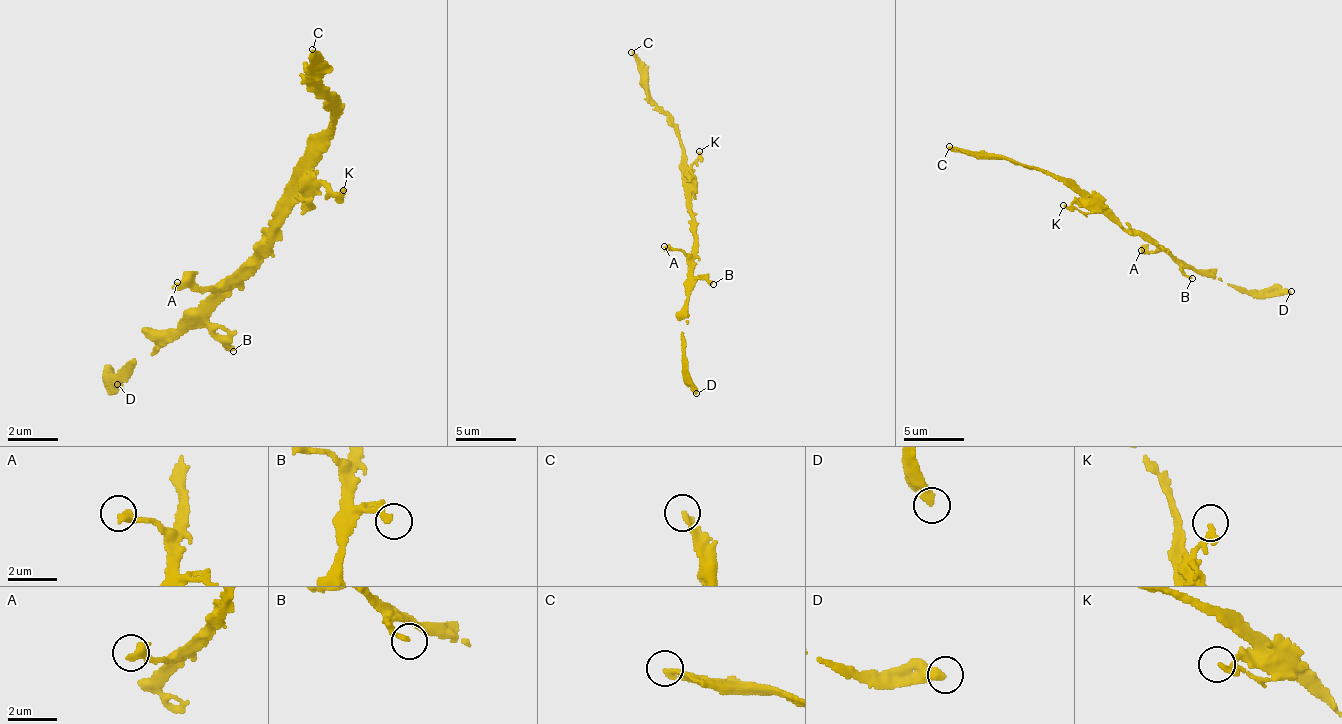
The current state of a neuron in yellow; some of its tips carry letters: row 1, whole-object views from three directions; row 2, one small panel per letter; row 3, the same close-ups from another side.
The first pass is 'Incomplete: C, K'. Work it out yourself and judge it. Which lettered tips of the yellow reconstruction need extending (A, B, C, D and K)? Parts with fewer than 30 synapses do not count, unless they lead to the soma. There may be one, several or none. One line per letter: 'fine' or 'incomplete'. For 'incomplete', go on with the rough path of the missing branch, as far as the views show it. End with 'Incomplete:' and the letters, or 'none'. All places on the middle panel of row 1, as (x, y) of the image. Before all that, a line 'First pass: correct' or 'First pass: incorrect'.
First pass: incorrect
A: fine
B: fine
C: incomplete
D: incomplete
K: fine
Incomplete: C, D

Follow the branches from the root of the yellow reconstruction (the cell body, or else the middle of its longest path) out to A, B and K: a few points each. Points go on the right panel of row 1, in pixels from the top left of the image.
A: (1124, 232), (1147, 233), (1154, 249), (1144, 253), (1141, 250)
B: (1124, 232), (1147, 233), (1192, 278)
K: (1124, 232), (1092, 206), (1063, 205)

